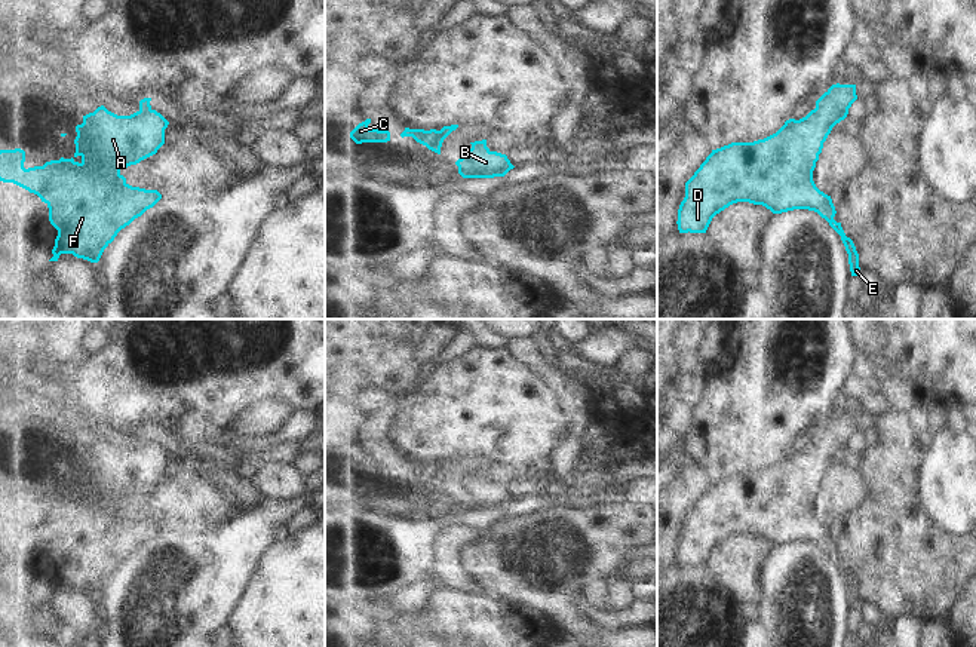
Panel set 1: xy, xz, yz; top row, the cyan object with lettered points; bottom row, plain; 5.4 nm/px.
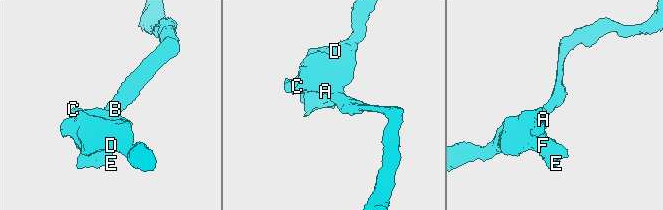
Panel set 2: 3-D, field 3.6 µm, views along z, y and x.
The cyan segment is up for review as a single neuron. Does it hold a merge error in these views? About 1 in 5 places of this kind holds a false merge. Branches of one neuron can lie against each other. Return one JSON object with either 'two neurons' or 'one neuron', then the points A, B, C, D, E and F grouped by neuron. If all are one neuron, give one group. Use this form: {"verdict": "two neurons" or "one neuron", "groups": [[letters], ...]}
{"verdict": "one neuron", "groups": [["A", "B", "C", "D", "E", "F"]]}

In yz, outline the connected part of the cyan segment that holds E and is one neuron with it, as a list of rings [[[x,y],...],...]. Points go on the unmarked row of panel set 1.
[[[832,417],[817,433],[816,441],[805,450],[789,451],[773,467],[754,475],[731,475],[712,482],[694,508],[685,515],[685,530],[678,542],[679,565],[706,565],[712,551],[737,534],[762,537],[773,546],[794,542],[817,545],[841,568],[848,586],[851,608],[860,607],[859,586],[850,570],[845,568],[841,555],[834,552],[837,543],[831,528],[820,524],[813,513],[813,503],[823,475],[832,460],[844,453],[848,441],[857,432],[856,417]]]

